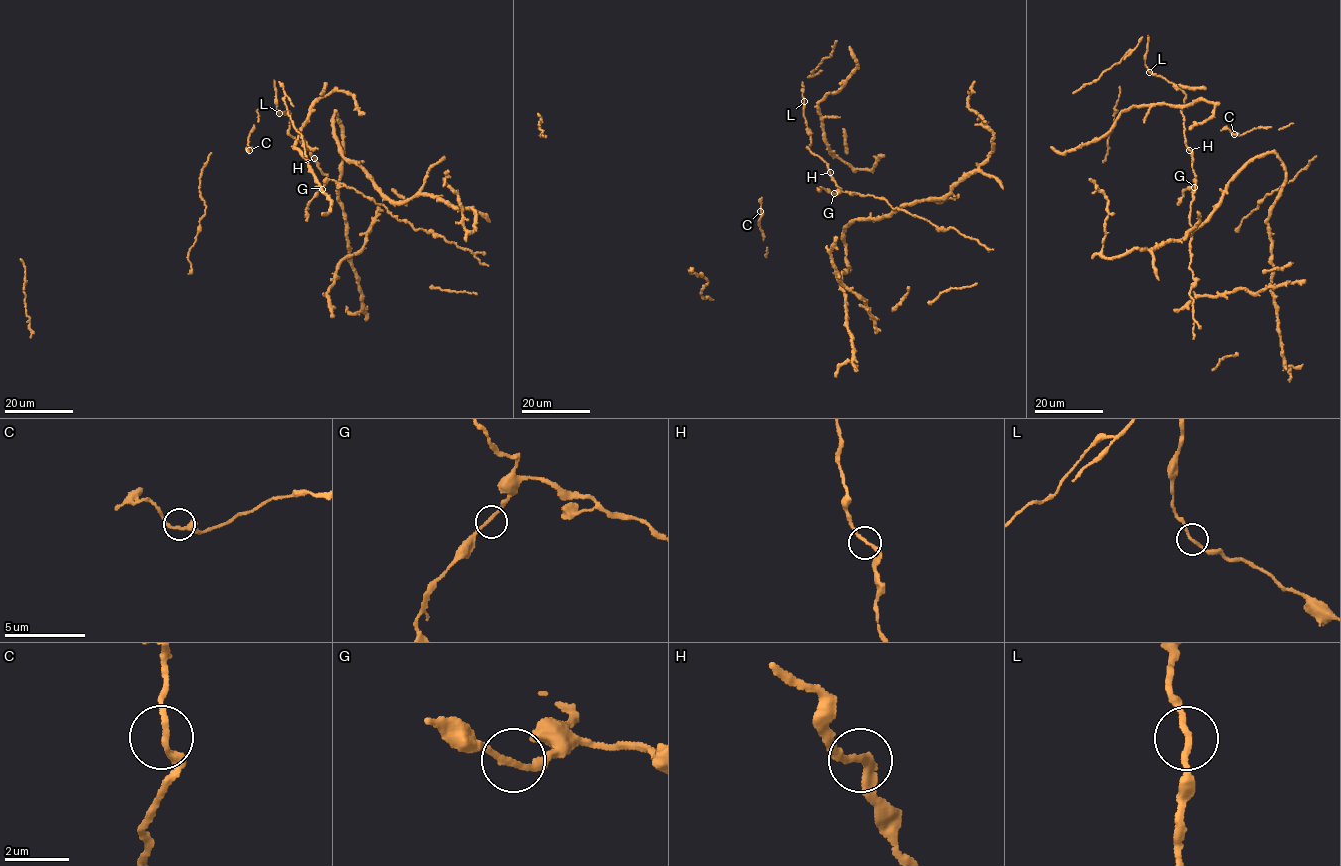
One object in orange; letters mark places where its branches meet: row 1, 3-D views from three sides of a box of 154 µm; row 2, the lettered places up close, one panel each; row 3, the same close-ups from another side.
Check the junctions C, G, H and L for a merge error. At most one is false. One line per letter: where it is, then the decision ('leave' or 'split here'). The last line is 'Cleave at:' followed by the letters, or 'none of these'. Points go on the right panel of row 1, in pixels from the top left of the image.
C: place (1234, 134); leave
G: place (1194, 187); leave
H: place (1189, 150); leave
L: place (1149, 72); leave
Cleave at: none of these

